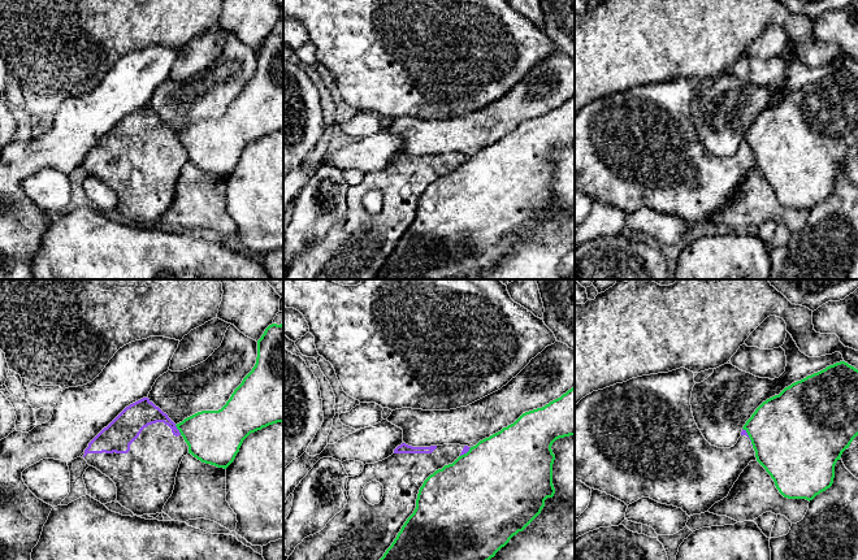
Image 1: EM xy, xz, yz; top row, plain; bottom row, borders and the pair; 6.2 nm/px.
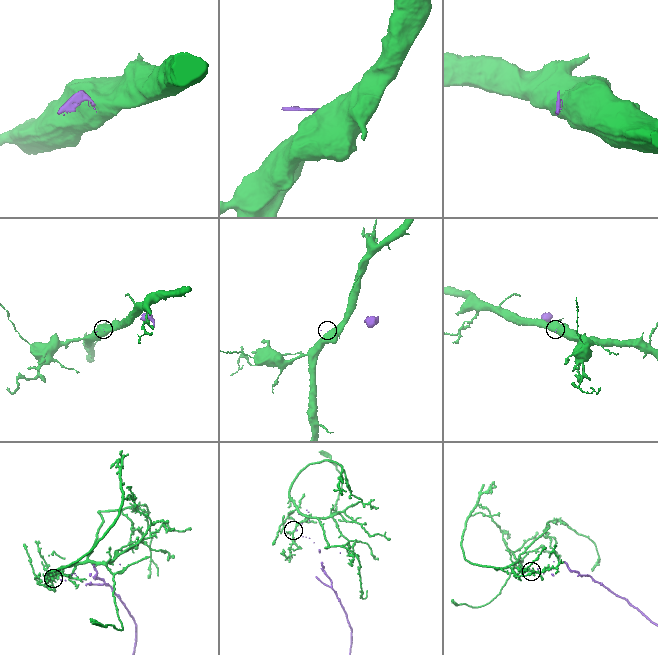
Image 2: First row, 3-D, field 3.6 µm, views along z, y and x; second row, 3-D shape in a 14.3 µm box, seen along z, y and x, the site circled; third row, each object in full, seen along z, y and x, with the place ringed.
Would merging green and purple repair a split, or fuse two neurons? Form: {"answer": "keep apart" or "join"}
{"answer": "keep apart"}

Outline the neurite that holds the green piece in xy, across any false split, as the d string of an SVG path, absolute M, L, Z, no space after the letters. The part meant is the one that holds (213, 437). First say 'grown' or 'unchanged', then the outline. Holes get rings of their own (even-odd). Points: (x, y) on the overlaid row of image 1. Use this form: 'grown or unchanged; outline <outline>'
unchanged; outline M283 324L265 329L257 340L255 366L221 409L198 412L176 426L188 446L188 453L202 463L226 469L251 433L277 422L283 422Z

